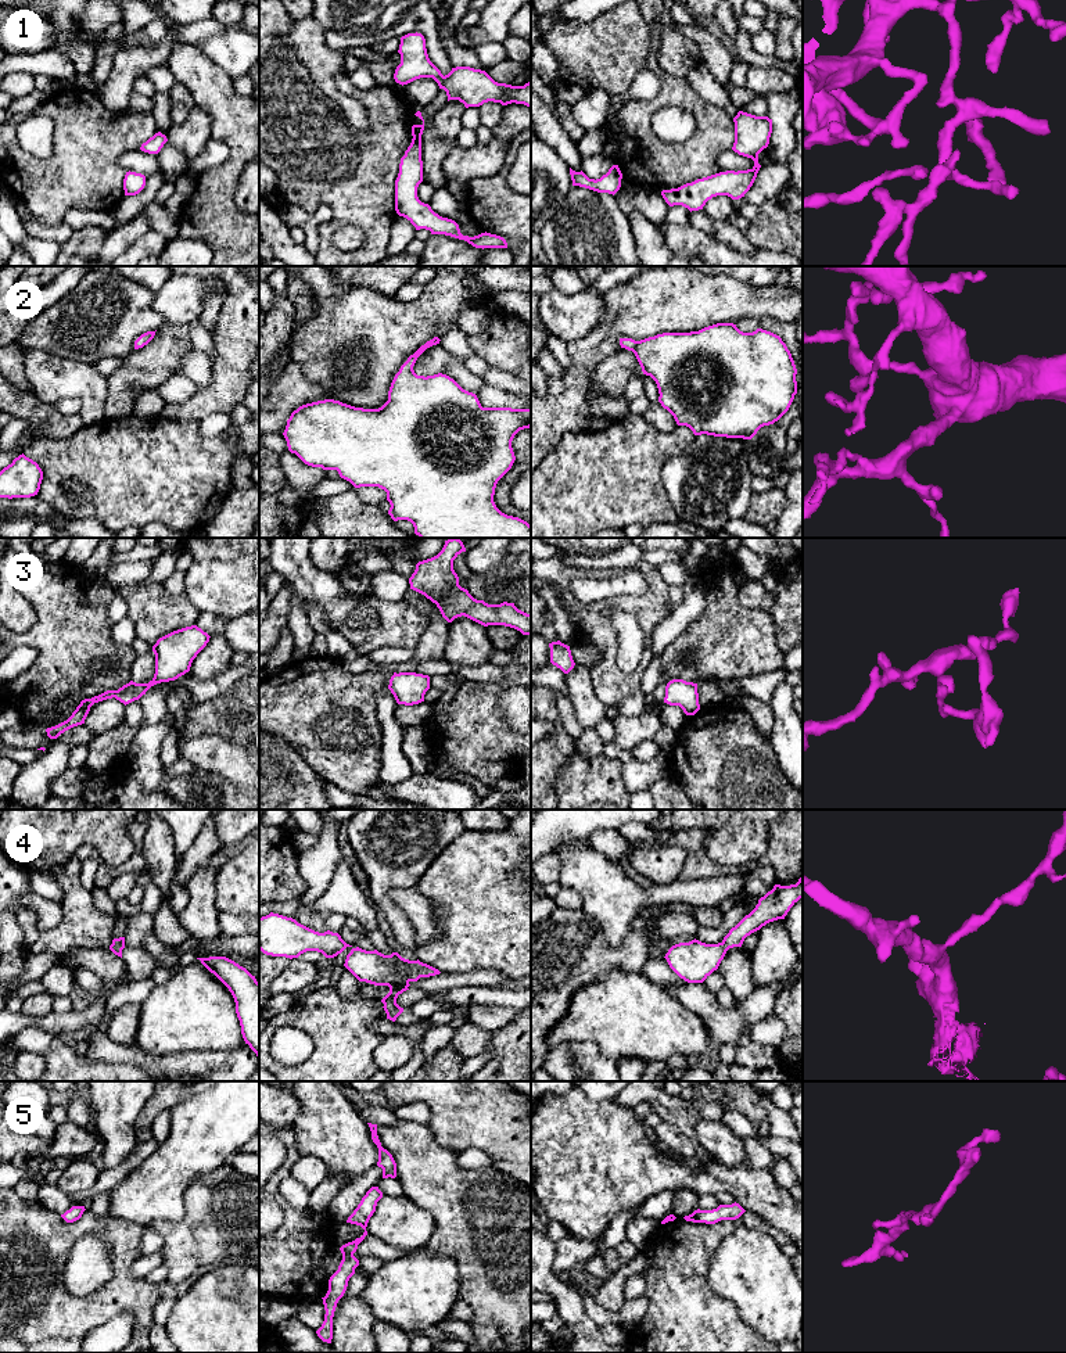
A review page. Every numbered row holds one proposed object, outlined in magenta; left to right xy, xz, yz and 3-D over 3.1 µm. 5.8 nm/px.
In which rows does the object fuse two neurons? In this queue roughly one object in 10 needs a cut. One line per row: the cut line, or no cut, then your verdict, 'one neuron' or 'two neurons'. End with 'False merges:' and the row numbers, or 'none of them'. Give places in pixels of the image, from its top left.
1: cut none; one neuron
2: cut none; one neuron
3: cut none; one neuron
4: cut none; one neuron
5: cut none; one neuron
False merges: none of them

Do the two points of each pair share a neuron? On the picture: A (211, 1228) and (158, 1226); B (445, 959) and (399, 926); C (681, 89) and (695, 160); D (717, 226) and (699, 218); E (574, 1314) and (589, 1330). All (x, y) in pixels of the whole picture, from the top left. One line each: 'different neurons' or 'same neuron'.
A: same neuron
B: different neurons
C: same neuron
D: same neuron
E: same neuron

